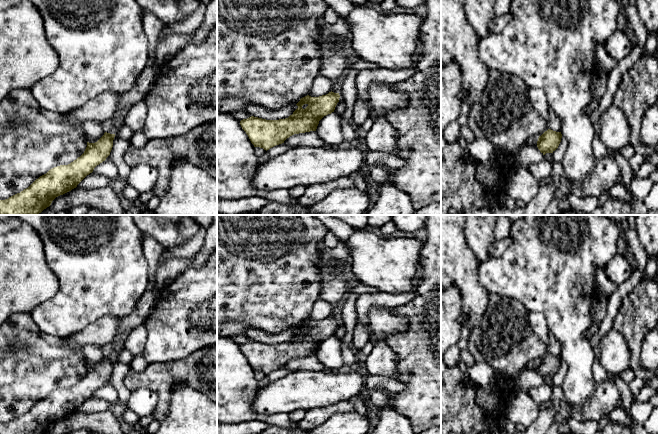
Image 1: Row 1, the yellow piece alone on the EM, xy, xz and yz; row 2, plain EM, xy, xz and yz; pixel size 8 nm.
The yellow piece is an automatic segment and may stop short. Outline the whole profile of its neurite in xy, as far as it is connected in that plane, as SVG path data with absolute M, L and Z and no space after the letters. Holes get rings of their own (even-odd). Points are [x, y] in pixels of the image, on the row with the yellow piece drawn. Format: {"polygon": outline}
{"polygon": "M105 132L97 142L87 142L84 153L70 164L50 169L20 193L0 200L0 215L41 213L56 197L76 188L97 165L106 160L112 150L114 137L115 134Z"}

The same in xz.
{"polygon": "M332 91L319 97L307 95L300 99L298 108L288 118L266 120L251 116L241 120L240 125L254 147L267 151L294 134L316 131L319 121L334 112L339 98L339 93Z"}

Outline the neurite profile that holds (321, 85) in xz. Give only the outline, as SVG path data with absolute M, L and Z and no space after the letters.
M319 74L313 81L311 91L308 95L311 97L319 97L328 94L331 90L331 80Z

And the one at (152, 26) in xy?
M146 11L142 21L143 29L149 41L148 58L153 58L156 55L157 38L164 24L153 13Z

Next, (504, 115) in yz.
M489 69L488 84L480 101L470 107L468 127L475 138L487 138L497 154L513 157L530 136L541 136L549 129L548 122L534 109L528 96L528 87L517 76Z

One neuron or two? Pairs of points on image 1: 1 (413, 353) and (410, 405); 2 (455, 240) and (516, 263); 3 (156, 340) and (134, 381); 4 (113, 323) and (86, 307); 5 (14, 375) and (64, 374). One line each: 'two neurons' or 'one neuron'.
1: one neuron
2: two neurons
3: two neurons
4: two neurons
5: one neuron

